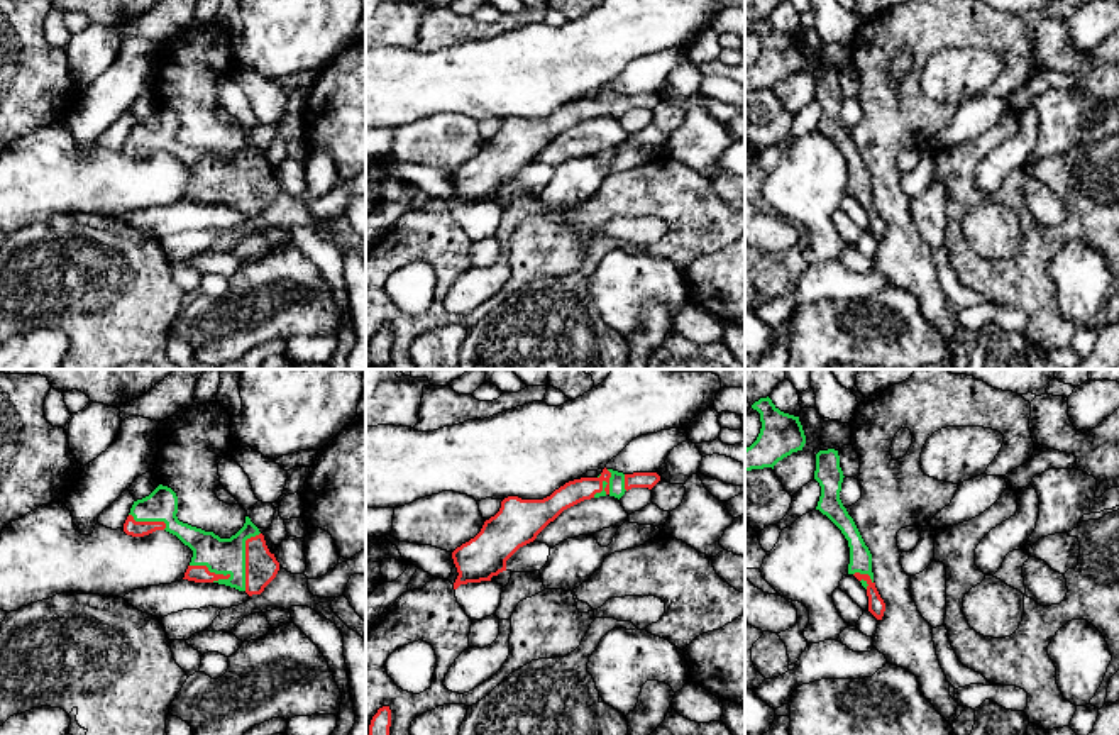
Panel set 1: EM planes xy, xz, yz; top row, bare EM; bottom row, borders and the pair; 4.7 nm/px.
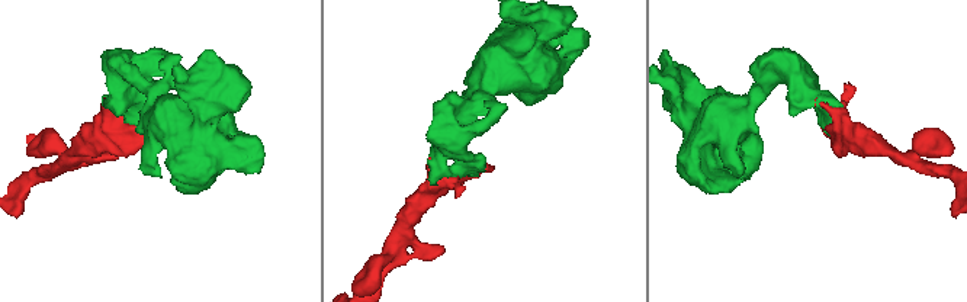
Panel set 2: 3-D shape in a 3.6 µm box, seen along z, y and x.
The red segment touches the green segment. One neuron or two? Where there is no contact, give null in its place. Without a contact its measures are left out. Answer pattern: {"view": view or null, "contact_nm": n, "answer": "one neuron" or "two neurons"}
{"view": "xy", "contact_nm": 280, "answer": "one neuron"}

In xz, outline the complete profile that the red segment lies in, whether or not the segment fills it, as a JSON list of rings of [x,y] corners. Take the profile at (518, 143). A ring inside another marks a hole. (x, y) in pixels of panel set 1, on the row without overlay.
[[[603,90],[598,98],[565,103],[543,120],[508,117],[499,132],[484,142],[481,152],[452,173],[457,188],[454,210],[467,203],[491,202],[506,191],[506,181],[554,142],[564,130],[591,119],[621,119],[631,108],[652,110],[660,102],[657,93],[623,95]]]

